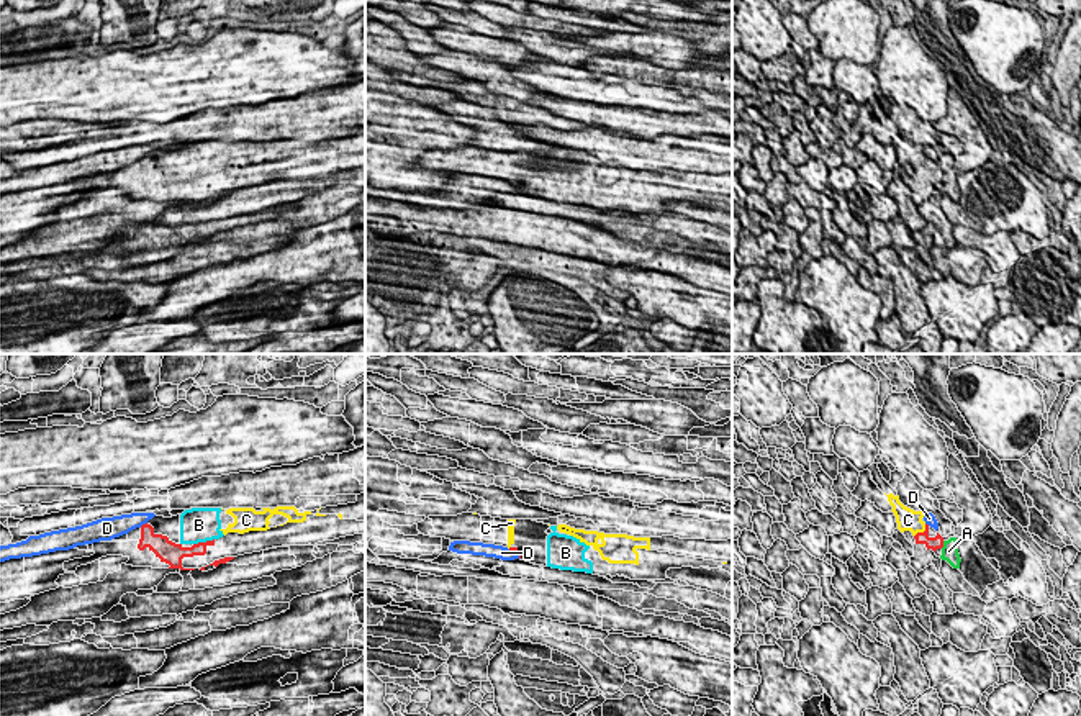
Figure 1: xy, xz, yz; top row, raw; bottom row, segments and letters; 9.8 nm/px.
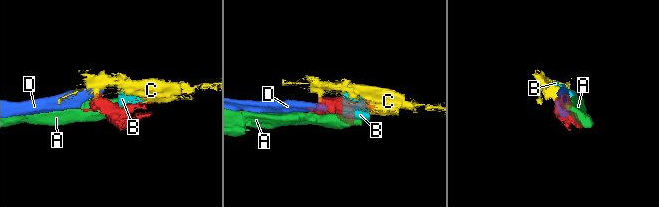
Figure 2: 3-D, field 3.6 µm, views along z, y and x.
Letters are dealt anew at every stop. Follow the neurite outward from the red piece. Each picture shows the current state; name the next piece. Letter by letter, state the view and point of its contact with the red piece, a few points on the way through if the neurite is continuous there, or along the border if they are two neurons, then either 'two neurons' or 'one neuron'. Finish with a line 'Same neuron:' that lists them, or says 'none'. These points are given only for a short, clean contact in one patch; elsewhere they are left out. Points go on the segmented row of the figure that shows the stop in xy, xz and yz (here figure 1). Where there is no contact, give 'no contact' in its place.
A: contact yz (942, 544); border yz (944, 541), (940, 548); two neurons
B: contact xy (203, 543); way xy (197, 549), (203, 543), (199, 525); one neuron
C: contact yz (921, 533); two neurons
D: contact xy (143, 525); border xy (146, 521), (140, 526); two neurons
Same neuron: B

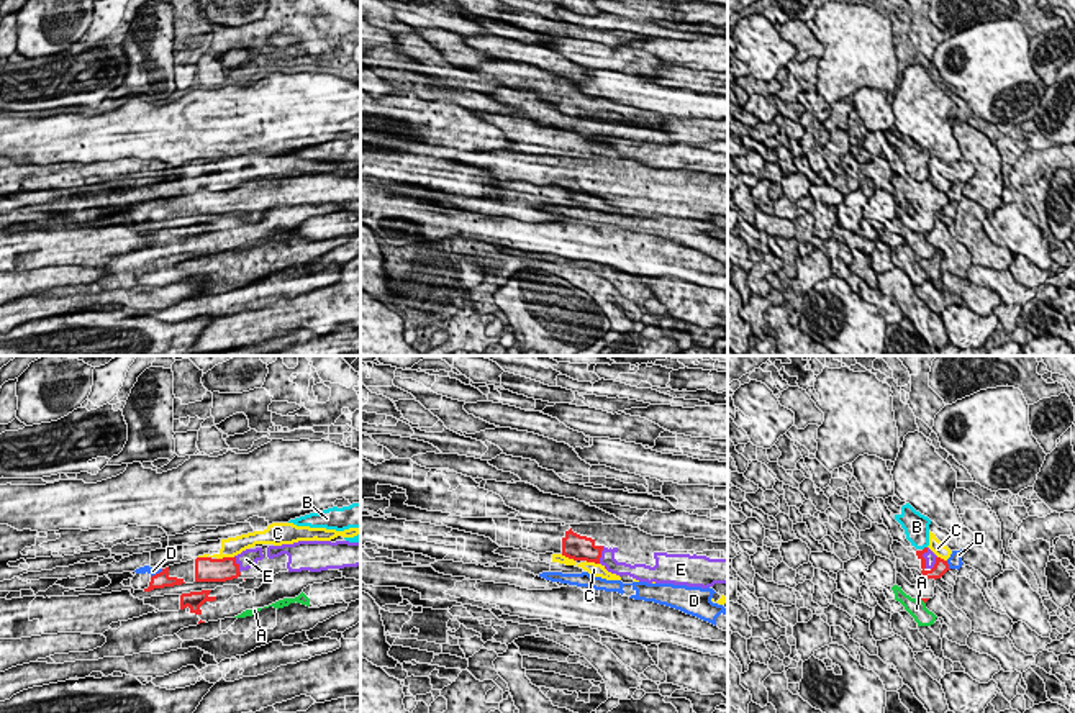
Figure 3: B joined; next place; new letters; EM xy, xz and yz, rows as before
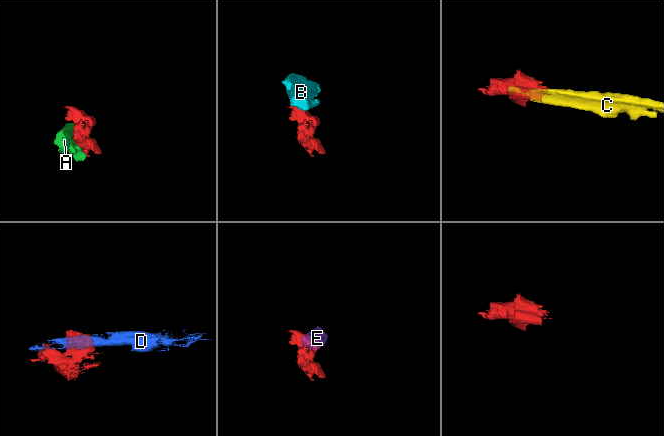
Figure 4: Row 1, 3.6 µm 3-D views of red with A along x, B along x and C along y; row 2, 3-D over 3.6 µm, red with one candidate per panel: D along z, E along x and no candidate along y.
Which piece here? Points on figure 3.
A: contact yz (923, 600); two neurons
B: contact yz (925, 548); border yz (926, 546), (923, 549); two neurons
C: contact xy (225, 558); border xy (233, 556), (217, 559); two neurons
D: contact xy (156, 574); border xy (163, 569), (151, 577); two neurons
E: contact yz (923, 558); way yz (941, 566), (926, 572), (923, 558), (929, 556); one neuron
Same neuron: E

